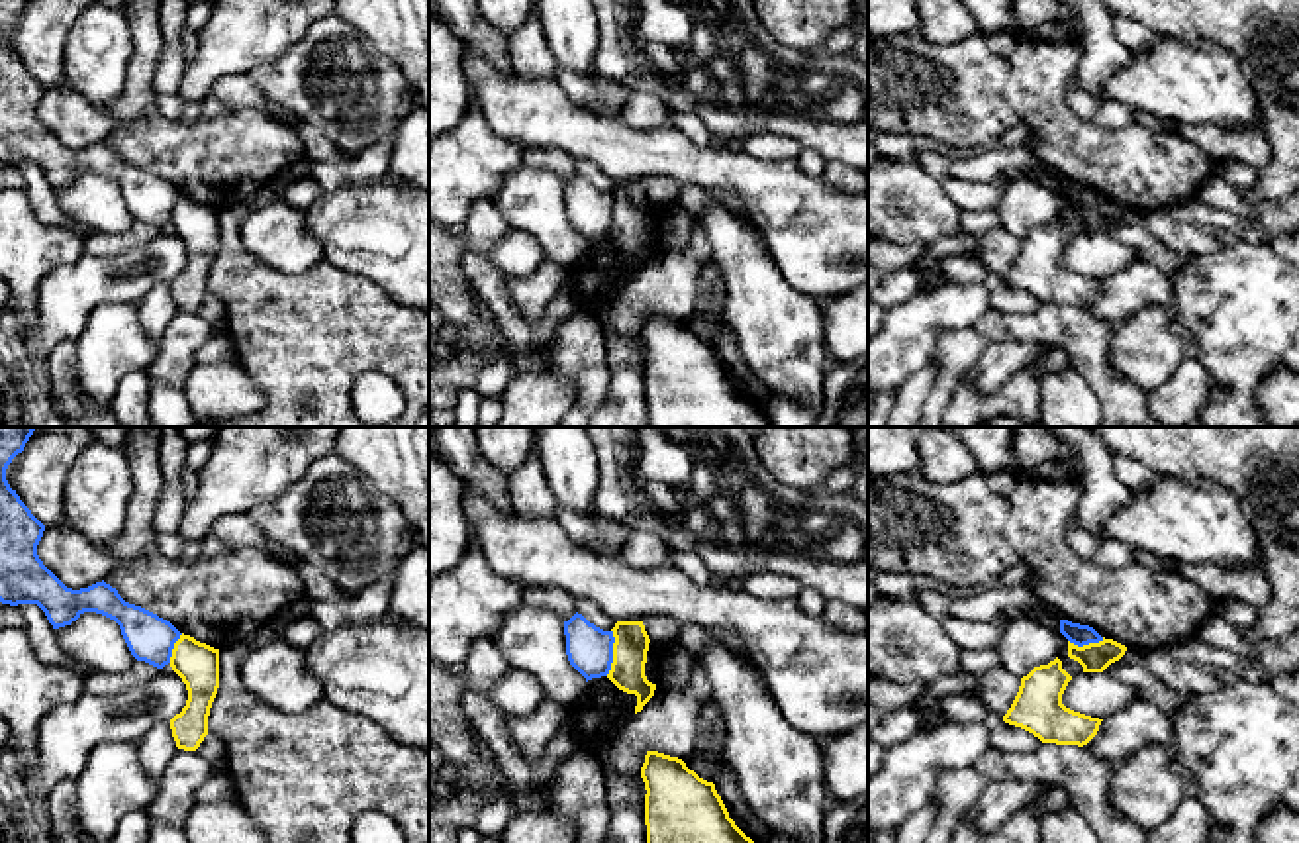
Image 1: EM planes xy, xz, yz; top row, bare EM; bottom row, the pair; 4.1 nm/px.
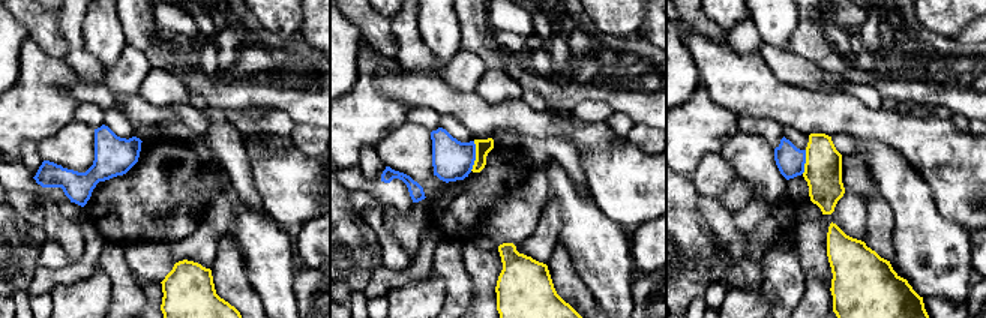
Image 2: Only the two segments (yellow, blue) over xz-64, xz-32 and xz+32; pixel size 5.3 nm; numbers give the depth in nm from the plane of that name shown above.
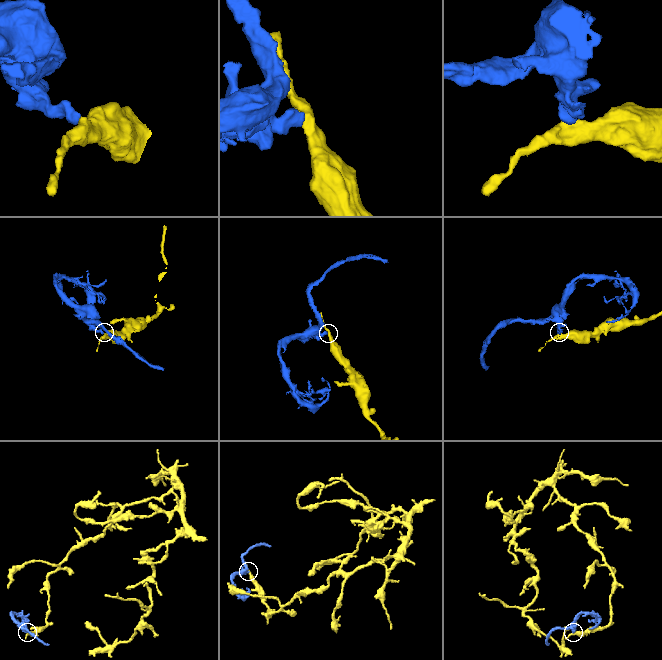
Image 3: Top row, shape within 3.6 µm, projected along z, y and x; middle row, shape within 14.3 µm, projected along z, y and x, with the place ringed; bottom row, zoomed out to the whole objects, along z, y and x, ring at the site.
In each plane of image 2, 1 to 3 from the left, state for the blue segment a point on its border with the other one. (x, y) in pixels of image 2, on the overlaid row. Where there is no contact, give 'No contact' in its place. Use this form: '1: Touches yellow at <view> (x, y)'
1: No contact
2: Touches yellow at xz-32 (476, 156)
3: Touches yellow at xz+32 (806, 162)

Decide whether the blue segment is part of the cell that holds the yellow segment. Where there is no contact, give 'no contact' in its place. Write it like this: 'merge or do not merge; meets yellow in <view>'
do not merge; meets yellow in xz

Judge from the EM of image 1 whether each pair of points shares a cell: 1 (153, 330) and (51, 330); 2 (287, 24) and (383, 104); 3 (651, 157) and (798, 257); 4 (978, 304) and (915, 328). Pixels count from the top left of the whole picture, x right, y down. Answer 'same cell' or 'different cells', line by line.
1: different cells
2: different cells
3: same cell
4: same cell

